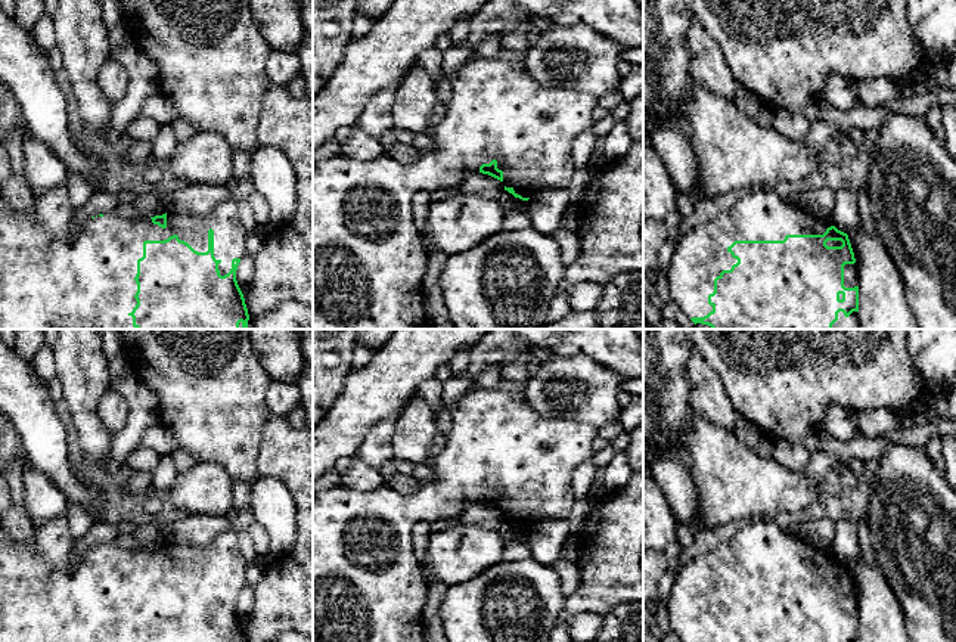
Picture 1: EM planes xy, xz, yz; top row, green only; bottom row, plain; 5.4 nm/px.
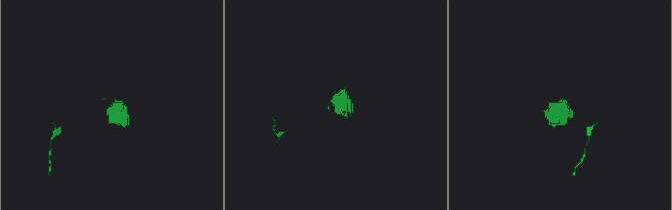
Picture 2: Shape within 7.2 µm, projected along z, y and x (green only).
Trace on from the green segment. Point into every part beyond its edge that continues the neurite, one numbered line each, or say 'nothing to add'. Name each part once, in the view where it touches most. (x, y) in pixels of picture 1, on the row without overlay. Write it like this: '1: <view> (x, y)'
1: xy (43, 598)

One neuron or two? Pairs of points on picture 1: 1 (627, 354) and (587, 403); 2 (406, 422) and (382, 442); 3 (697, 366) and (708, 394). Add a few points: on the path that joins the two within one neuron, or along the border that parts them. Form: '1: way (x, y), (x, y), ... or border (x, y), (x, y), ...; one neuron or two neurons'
1: border (582, 354), (593, 357), (627, 378); two neurons
2: border (397, 416), (393, 436), (393, 456); two neurons
3: way (700, 374), (707, 387); one neuron

